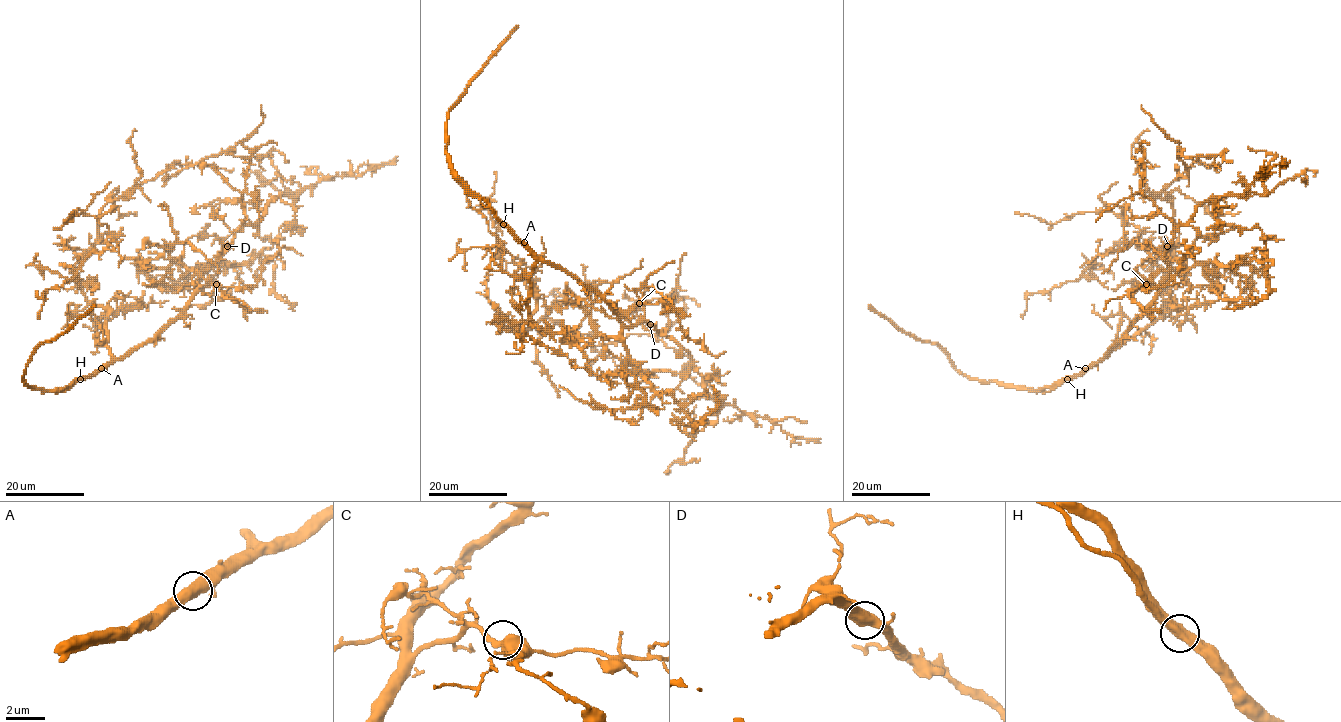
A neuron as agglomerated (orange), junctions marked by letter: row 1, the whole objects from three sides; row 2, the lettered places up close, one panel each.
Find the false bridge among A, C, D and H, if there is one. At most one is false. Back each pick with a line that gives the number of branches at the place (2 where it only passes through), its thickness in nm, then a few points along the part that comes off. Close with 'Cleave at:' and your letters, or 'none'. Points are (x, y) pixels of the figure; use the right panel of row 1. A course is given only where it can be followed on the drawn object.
Cleave at: none

